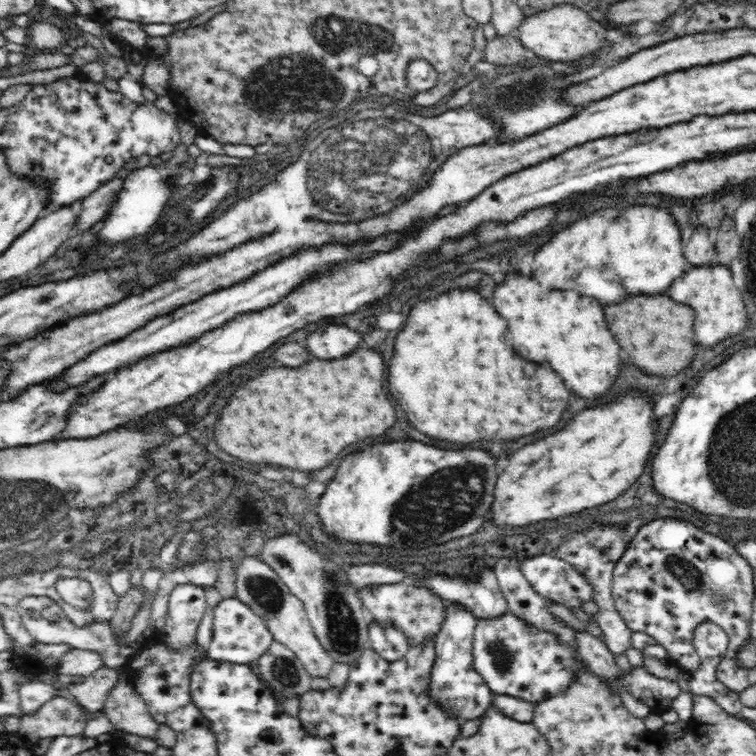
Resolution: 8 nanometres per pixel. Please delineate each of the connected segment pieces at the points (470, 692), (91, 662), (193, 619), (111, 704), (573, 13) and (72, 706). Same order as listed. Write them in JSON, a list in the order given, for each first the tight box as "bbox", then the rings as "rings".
[{"bbox":[429,601,494,721],"rings":[[[446,601],[446,618],[435,636],[436,658],[430,671],[429,695],[450,716],[461,721],[479,718],[491,705],[494,692],[474,669],[472,646],[477,618],[463,606]]]},{"bbox":[57,648,105,677],"rings":[[[73,648],[66,652],[58,662],[57,674],[71,674],[88,677],[98,669],[105,668],[101,656],[97,652]]]},{"bbox":[165,584,208,650],"rings":[[[192,584],[176,586],[169,596],[165,622],[165,644],[169,650],[184,650],[197,637],[197,628],[208,604],[204,589]]]},{"bbox":[102,677,159,740],"rings":[[[120,677],[107,694],[102,714],[108,717],[113,729],[154,740],[159,722],[150,714],[142,695],[136,693],[128,677]]]},{"bbox":[516,4,606,62],"rings":[[[563,4],[524,18],[516,36],[522,45],[533,50],[541,60],[574,62],[584,56],[591,58],[598,53],[600,46],[606,42],[606,27],[602,25],[602,19],[588,17],[587,12],[582,12],[582,8]]]},{"bbox":[17,693,87,745],"rings":[[[59,693],[42,704],[38,712],[20,717],[17,733],[33,745],[40,739],[83,735],[87,720],[78,702]]]}]

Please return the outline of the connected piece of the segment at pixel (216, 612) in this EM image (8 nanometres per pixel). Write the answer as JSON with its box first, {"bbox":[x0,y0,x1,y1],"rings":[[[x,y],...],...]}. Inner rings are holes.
{"bbox":[207,597,274,665],"rings":[[[237,597],[225,598],[213,608],[213,634],[208,644],[207,658],[220,662],[231,662],[239,665],[254,665],[255,660],[262,656],[274,642],[273,634],[268,630],[267,624],[246,603]]]}

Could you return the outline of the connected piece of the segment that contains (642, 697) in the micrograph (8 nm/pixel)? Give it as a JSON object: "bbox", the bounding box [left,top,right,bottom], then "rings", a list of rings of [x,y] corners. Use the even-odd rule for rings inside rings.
{"bbox":[602,668,682,715],"rings":[[[632,668],[630,672],[621,671],[616,680],[602,680],[606,681],[606,685],[616,695],[619,696],[620,691],[628,691],[658,715],[670,709],[674,698],[682,692],[677,682],[656,677],[644,668]]]}

